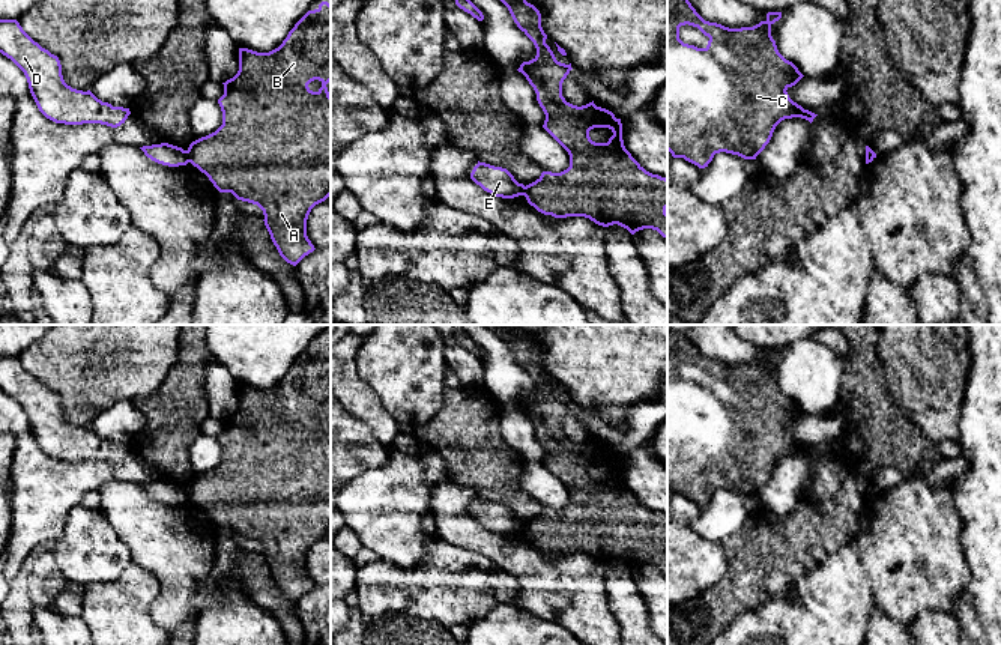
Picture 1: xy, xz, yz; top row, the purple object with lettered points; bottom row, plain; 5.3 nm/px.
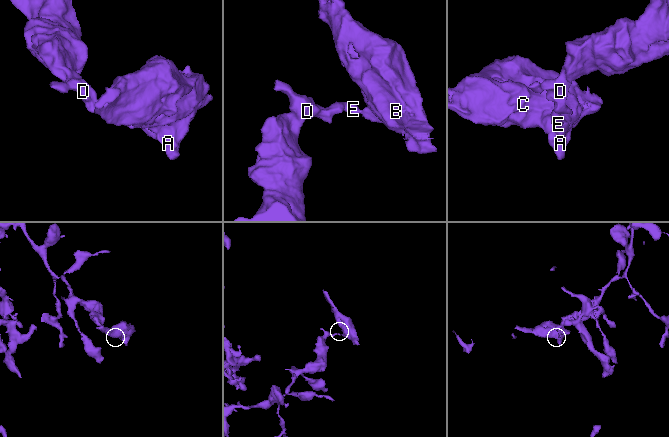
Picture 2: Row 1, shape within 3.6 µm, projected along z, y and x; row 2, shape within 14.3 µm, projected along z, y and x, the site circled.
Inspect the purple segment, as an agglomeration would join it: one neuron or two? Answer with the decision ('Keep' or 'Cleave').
Cleave

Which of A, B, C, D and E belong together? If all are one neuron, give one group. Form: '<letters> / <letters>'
A B C / D E

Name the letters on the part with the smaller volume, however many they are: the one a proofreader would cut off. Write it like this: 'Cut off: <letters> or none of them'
Cut off: A, B, C

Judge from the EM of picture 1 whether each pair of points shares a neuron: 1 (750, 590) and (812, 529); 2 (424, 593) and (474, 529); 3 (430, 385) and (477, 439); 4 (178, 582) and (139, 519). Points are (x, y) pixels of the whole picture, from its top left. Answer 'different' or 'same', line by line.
1: same
2: different
3: different
4: same

